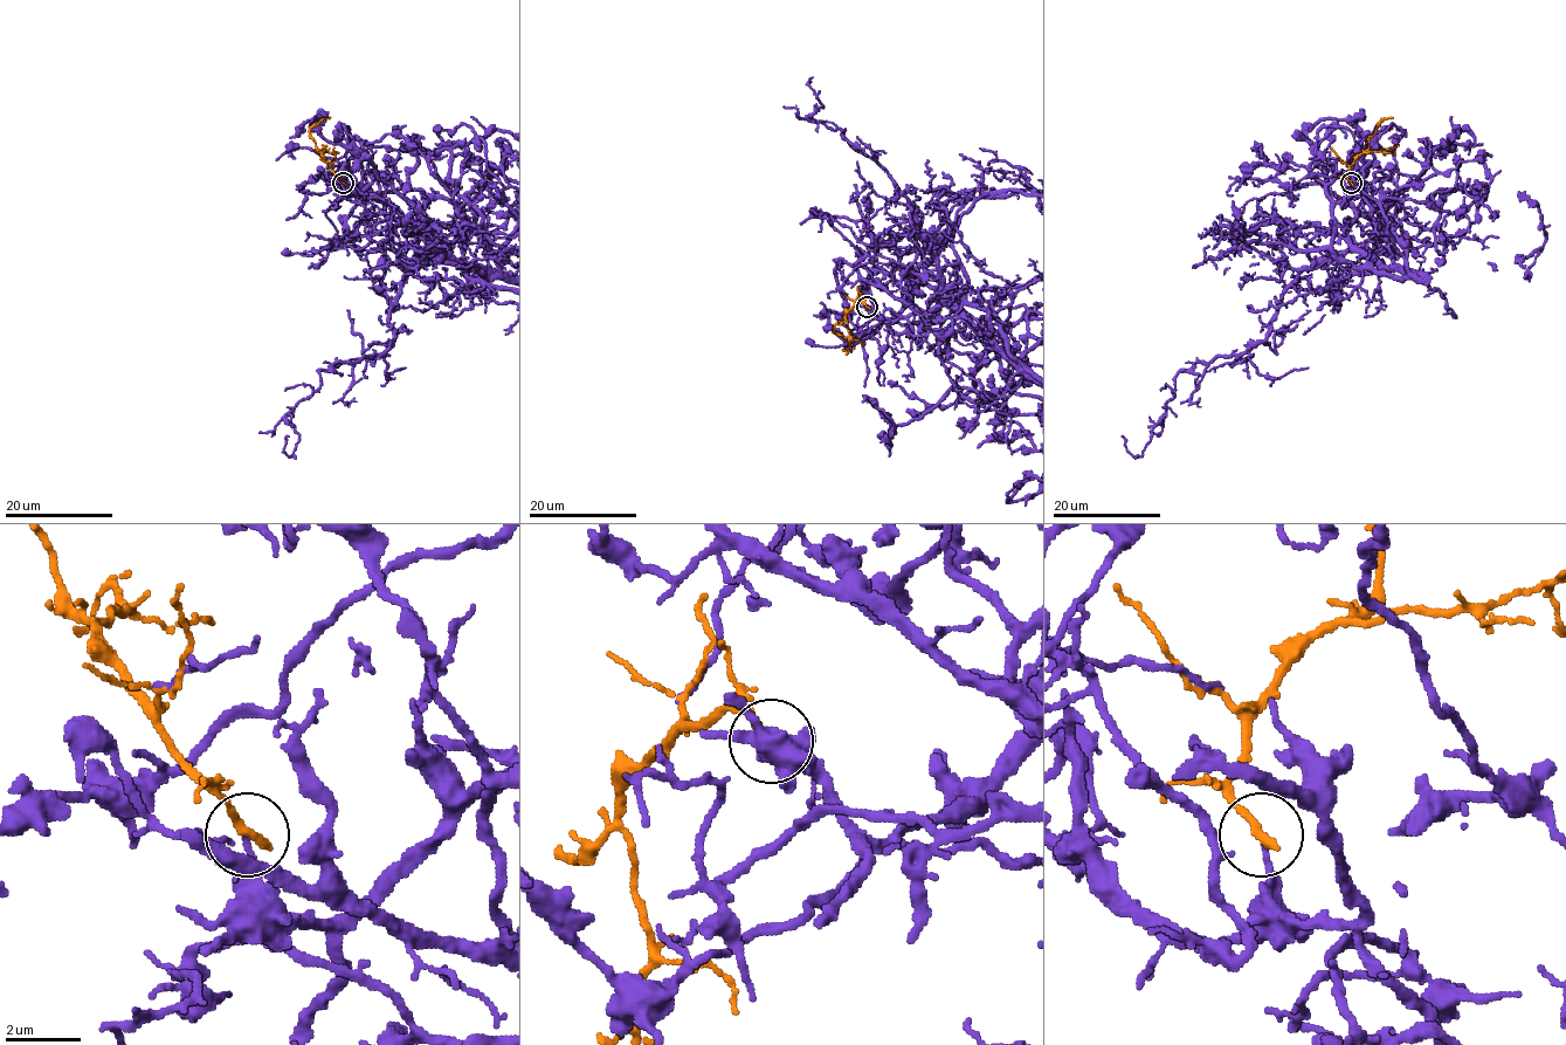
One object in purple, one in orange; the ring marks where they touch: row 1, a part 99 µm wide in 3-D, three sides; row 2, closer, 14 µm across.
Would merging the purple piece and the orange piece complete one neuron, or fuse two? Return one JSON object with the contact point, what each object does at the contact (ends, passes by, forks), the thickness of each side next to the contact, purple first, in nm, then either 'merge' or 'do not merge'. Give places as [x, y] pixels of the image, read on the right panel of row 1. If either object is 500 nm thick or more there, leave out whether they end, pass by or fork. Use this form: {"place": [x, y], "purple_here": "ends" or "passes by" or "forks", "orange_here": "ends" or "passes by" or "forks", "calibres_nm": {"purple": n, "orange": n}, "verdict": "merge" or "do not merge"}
{"place": [1351, 183], "purple_here": "ends", "orange_here": "ends", "calibres_nm": {"purple": 160, "orange": 300}, "verdict": "do not merge"}

